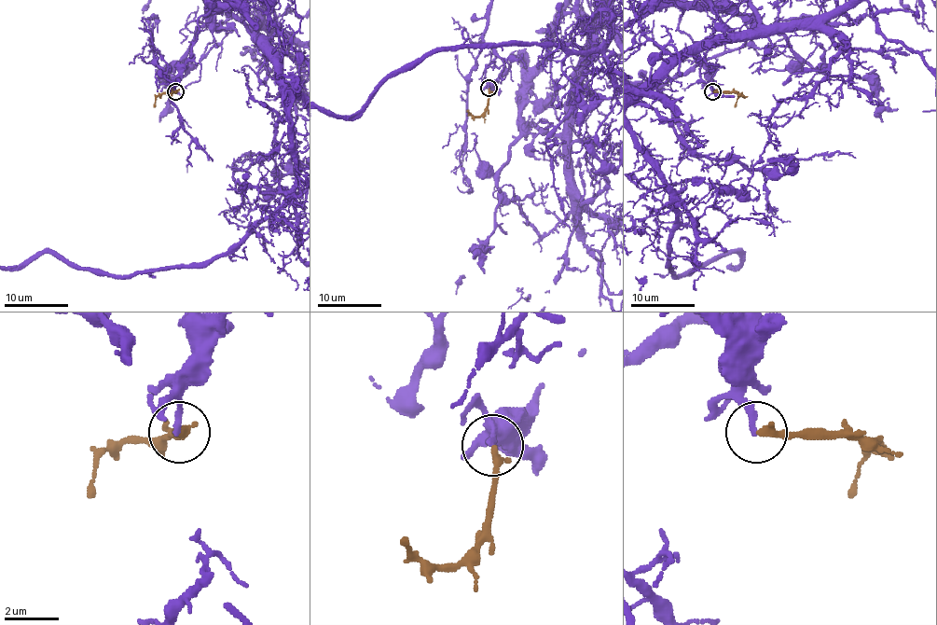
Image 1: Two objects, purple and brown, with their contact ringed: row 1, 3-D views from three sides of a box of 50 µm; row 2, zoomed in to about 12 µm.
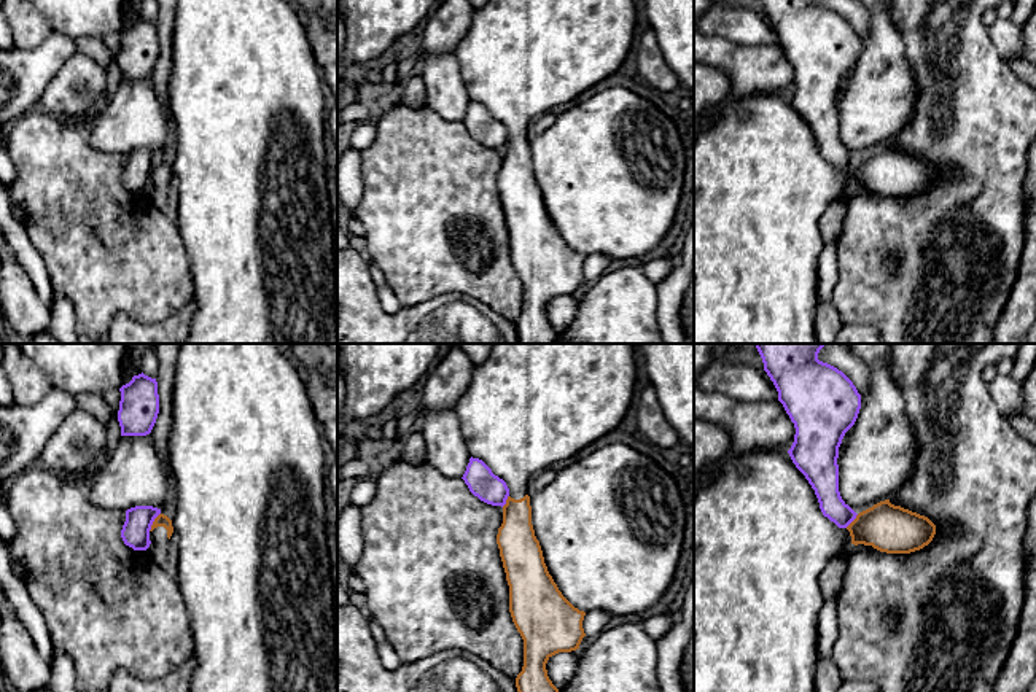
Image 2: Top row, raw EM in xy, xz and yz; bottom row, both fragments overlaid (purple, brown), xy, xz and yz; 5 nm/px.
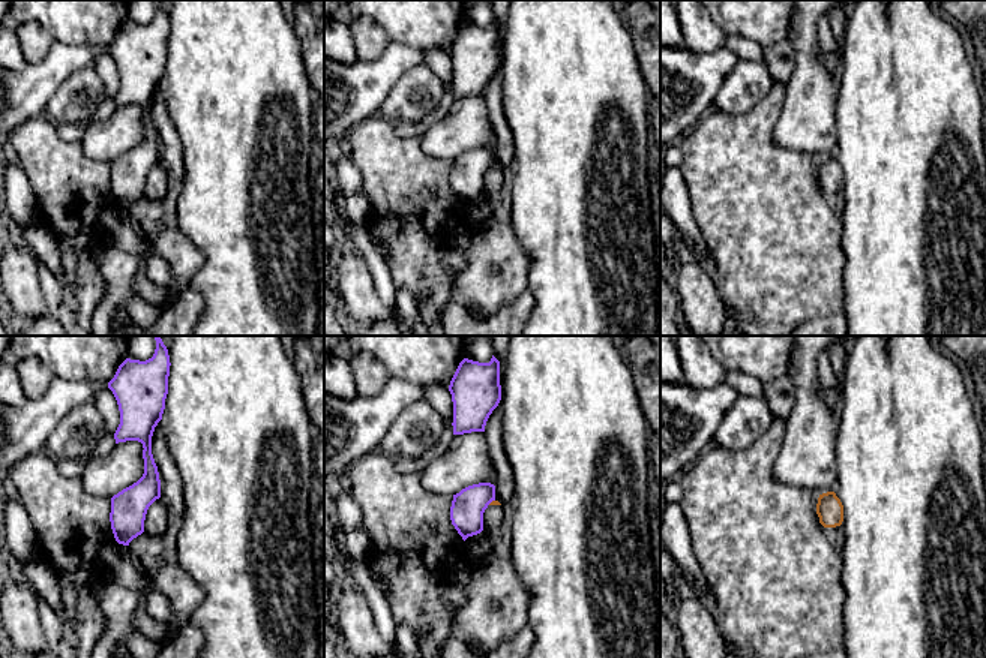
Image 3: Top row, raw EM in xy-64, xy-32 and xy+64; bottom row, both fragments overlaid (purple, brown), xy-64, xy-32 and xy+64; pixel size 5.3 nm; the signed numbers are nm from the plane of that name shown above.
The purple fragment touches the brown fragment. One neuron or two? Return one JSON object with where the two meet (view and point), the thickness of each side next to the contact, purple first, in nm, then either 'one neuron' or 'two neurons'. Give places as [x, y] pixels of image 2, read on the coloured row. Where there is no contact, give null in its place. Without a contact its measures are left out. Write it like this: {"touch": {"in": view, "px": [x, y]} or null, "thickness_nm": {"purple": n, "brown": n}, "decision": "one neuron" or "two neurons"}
{"touch": {"in": "xy", "px": [153, 520]}, "thickness_nm": {"purple": 140, "brown": 60}, "decision": "two neurons"}

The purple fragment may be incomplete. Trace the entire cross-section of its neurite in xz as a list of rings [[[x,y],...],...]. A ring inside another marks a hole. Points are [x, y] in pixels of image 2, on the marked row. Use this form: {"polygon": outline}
{"polygon": [[[471,457],[462,479],[481,501],[501,507],[506,504],[509,496],[506,482],[495,476],[482,460]]]}

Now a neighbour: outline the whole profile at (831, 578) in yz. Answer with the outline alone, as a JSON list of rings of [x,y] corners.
[[[840,554],[831,558],[831,562],[823,570],[820,576],[820,587],[824,600],[837,598],[842,587],[842,579],[843,579],[847,565],[848,565],[848,558],[845,557],[845,554]]]

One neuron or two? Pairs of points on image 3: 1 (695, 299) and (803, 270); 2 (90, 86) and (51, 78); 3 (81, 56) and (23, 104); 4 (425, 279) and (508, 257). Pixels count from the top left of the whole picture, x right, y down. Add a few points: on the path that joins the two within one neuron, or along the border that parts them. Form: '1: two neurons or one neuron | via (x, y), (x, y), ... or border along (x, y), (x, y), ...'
1: two neurons | border along (713, 278), (718, 294), (727, 309)
2: two neurons | border along (92, 66), (75, 71), (53, 95), (44, 111)
3: one neuron | via (66, 60), (38, 89)
4: one neuron | via (446, 284), (480, 284), (486, 278)

